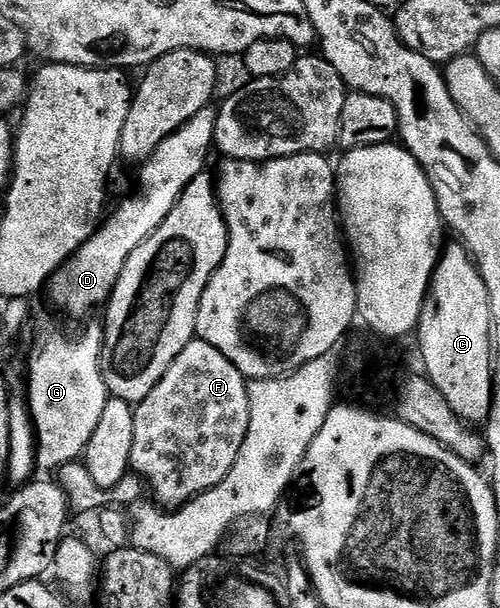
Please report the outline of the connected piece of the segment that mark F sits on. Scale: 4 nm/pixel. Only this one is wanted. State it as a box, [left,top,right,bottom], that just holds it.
[131,339,250,507]

